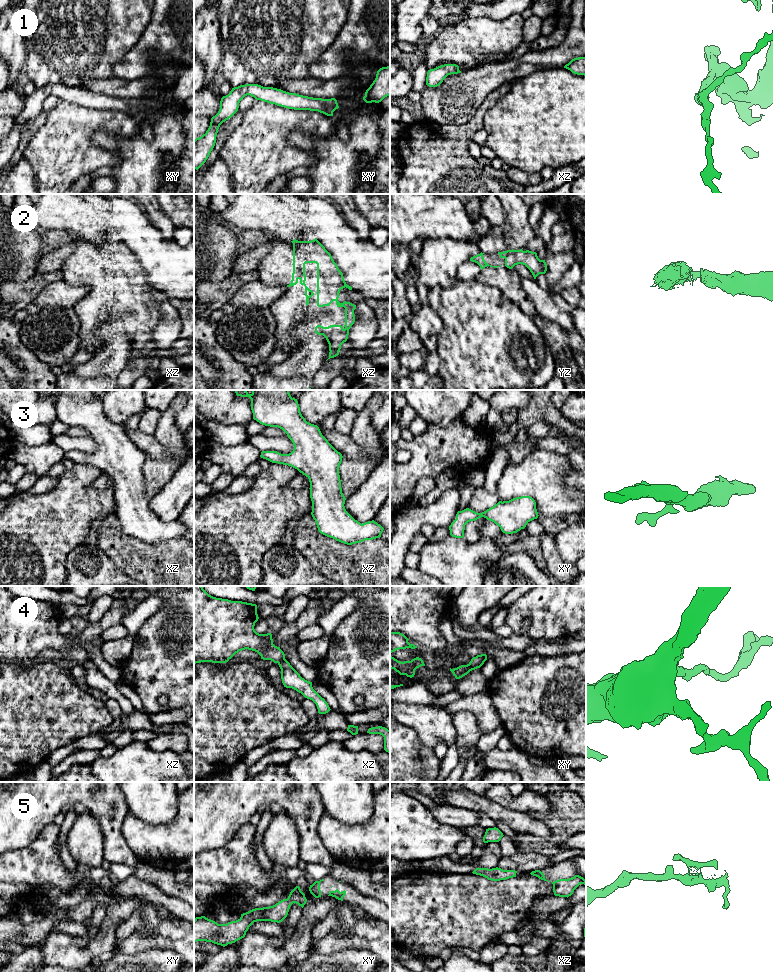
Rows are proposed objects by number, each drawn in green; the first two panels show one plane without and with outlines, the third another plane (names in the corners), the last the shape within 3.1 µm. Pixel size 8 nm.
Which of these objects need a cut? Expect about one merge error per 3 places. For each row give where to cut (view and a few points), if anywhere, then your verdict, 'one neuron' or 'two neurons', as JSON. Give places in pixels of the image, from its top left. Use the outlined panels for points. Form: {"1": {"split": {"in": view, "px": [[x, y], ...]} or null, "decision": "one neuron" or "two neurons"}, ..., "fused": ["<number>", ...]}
{"1": {"split": null, "decision": "one neuron"}, "2": {"split": null, "decision": "one neuron"}, "3": {"split": null, "decision": "one neuron"}, "4": {"split": null, "decision": "one neuron"}, "5": {"split": null, "decision": "one neuron"}, "fused": []}

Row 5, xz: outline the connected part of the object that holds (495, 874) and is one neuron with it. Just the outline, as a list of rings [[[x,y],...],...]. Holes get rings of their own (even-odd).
[[[476,868],[473,872],[473,874],[483,876],[487,878],[488,880],[492,881],[500,881],[500,880],[506,880],[509,878],[516,877],[517,871],[515,870],[503,870],[501,868]]]

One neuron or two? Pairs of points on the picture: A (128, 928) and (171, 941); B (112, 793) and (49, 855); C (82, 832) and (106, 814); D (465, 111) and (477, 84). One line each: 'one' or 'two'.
A: one
B: two
C: two
D: one

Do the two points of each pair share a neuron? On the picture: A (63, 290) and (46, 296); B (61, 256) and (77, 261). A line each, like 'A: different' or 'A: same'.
A: same
B: different

